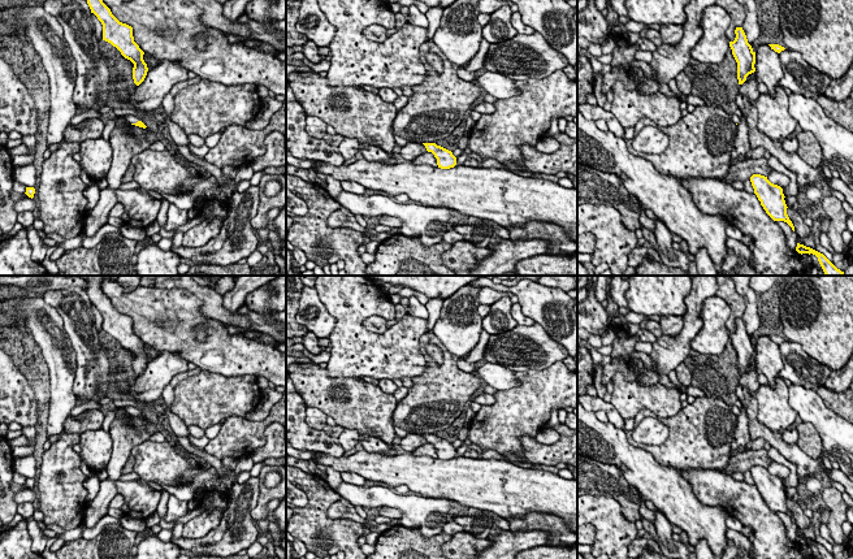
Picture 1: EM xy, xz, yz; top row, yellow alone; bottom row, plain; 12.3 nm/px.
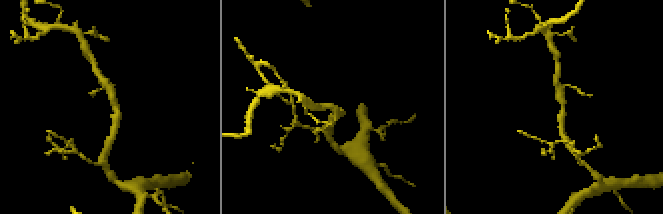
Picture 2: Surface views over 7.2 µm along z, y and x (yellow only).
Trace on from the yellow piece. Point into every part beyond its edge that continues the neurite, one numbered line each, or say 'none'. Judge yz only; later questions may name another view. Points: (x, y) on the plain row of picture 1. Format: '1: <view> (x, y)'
none

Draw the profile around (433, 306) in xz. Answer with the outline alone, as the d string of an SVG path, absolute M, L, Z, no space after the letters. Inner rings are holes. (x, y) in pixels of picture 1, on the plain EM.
M437 298L437 299L430 299L425 307L429 311L429 317L428 317L428 332L432 332L434 324L440 318L441 308L443 304L443 299Z

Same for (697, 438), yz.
M696 398L675 416L658 420L668 428L666 442L637 447L650 452L661 465L718 472L727 465L727 442L733 438L737 416L723 400Z

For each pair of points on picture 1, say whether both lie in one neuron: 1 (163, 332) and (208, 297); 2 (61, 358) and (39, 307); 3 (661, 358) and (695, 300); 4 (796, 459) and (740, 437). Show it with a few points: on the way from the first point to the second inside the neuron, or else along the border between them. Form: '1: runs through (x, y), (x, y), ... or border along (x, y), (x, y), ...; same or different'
1: border along (183, 289), (202, 302), (204, 315), (223, 323); different
2: runs through (55, 345), (42, 320); same
3: runs through (675, 345), (689, 330), (693, 315); same
4: border along (744, 408), (748, 416), (748, 433), (750, 438); different

